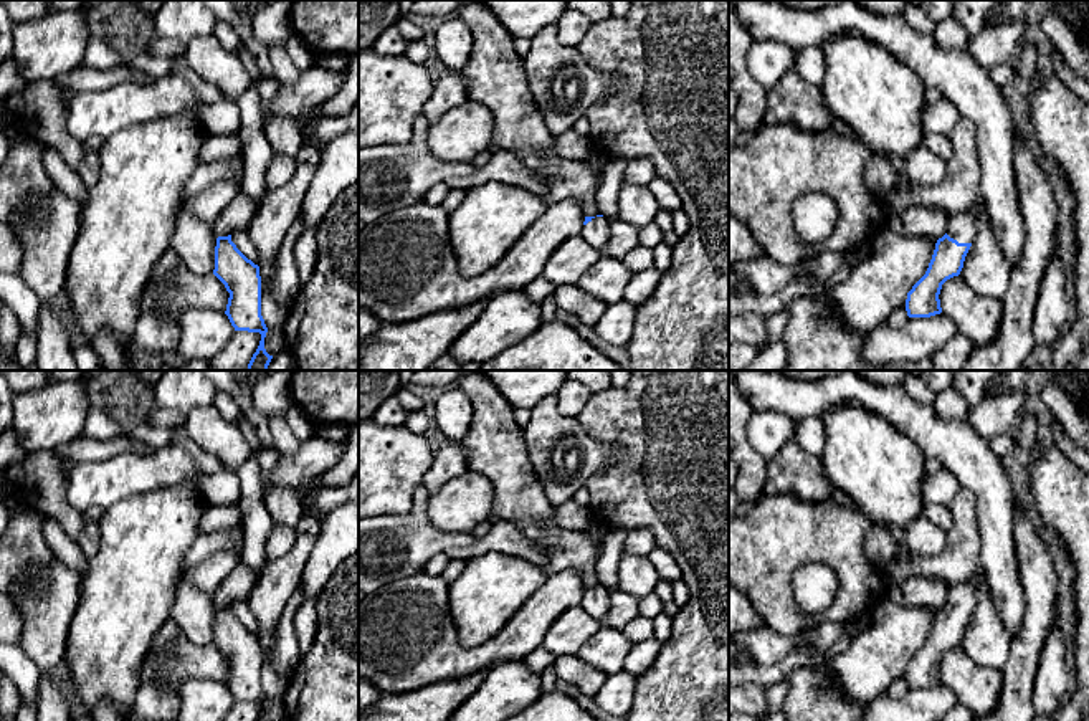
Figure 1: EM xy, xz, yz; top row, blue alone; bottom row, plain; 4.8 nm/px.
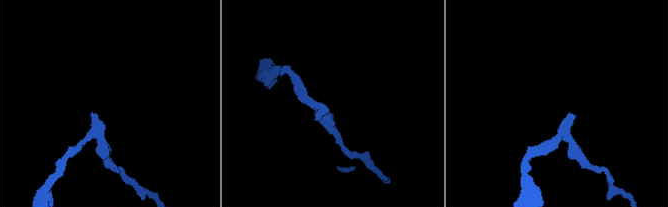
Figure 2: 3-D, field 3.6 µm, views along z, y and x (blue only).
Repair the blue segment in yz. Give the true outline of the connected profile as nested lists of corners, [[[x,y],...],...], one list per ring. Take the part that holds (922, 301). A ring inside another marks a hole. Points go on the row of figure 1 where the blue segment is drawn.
[[[970,208],[949,218],[947,233],[937,240],[925,275],[907,293],[909,318],[930,318],[942,313],[939,299],[942,284],[960,275],[977,228],[978,218]]]

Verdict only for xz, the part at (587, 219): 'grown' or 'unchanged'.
grown

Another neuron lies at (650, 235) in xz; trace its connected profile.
[[[651,222],[640,228],[640,245],[641,248],[653,248],[664,240],[664,232],[658,227],[656,222]]]

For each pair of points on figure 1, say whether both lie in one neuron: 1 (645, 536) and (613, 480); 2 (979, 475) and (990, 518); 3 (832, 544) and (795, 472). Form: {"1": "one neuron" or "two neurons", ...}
{"1": "two neurons", "2": "one neuron", "3": "two neurons"}

